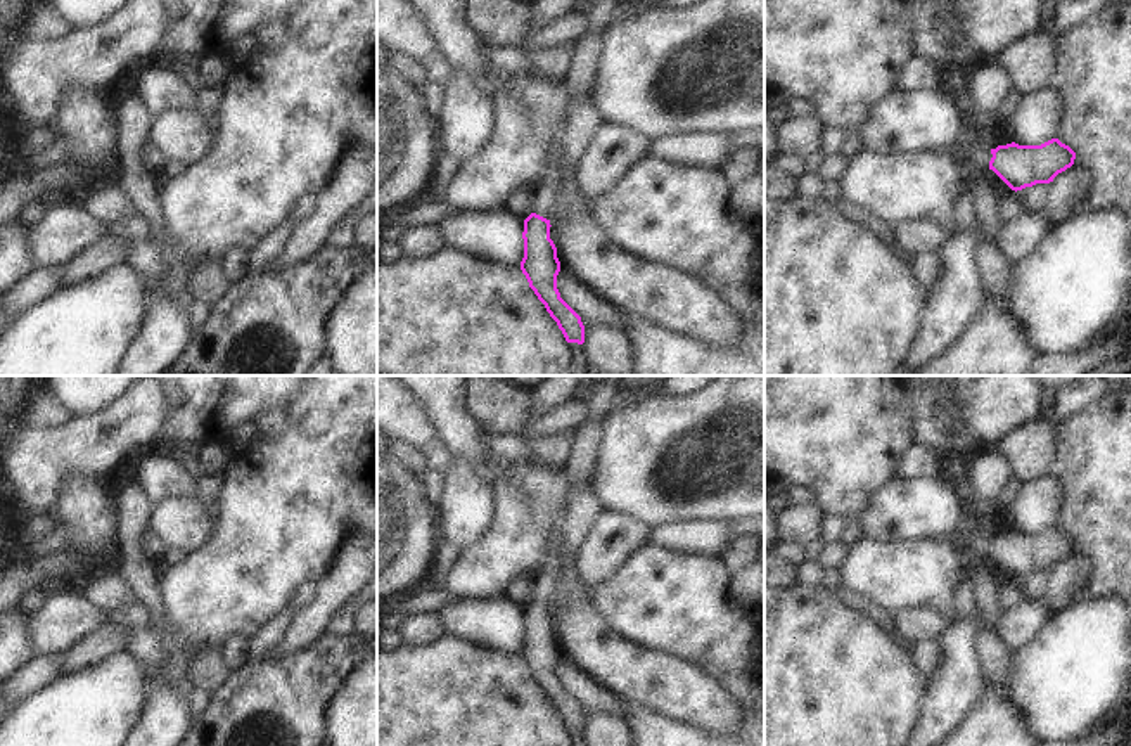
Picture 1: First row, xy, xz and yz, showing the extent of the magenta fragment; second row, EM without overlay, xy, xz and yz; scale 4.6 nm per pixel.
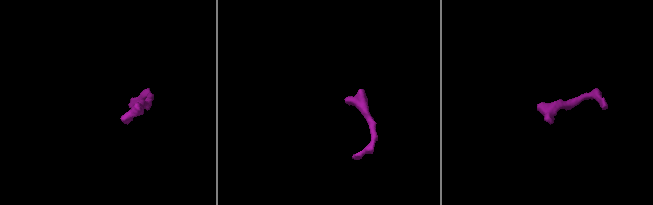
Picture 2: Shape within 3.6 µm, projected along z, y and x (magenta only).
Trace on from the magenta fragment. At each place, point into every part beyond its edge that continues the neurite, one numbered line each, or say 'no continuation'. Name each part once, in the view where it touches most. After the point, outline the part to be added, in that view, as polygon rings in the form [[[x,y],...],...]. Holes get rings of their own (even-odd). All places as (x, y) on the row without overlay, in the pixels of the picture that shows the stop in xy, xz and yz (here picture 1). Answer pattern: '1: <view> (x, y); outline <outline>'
1: yz (977, 546); outline [[[982,531],[972,533],[965,538],[960,547],[967,559],[986,559],[989,557],[989,549],[993,542],[991,537],[984,535]]]

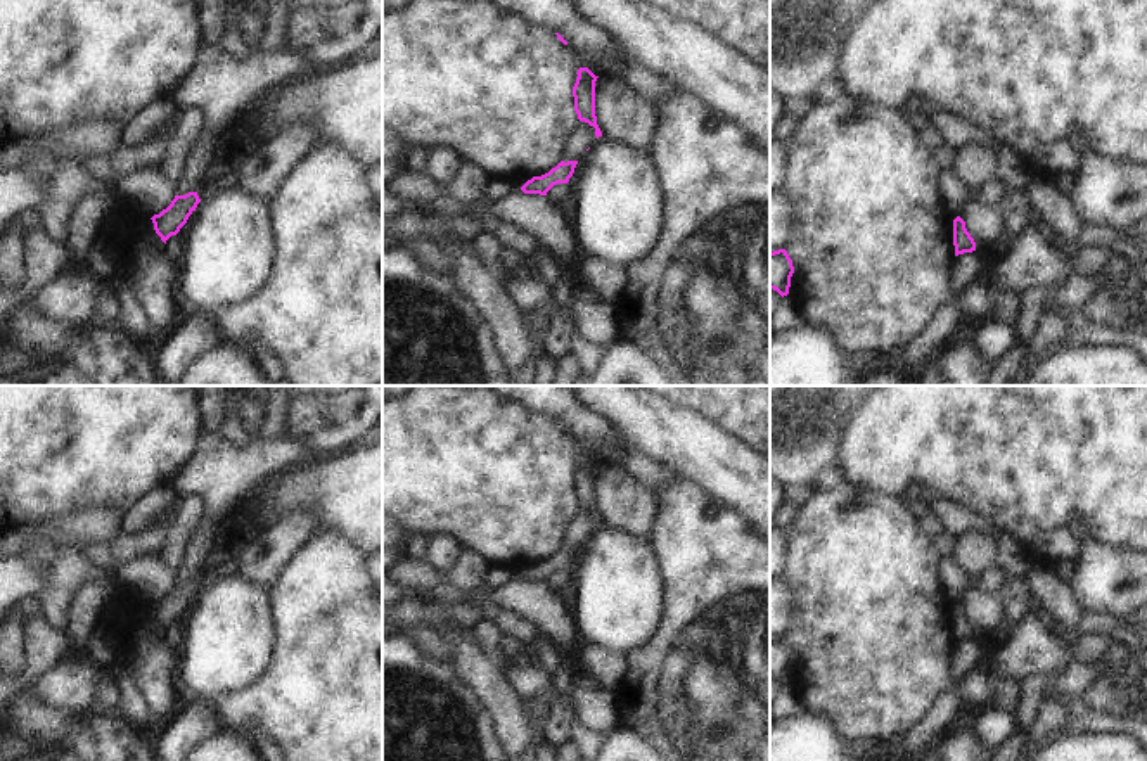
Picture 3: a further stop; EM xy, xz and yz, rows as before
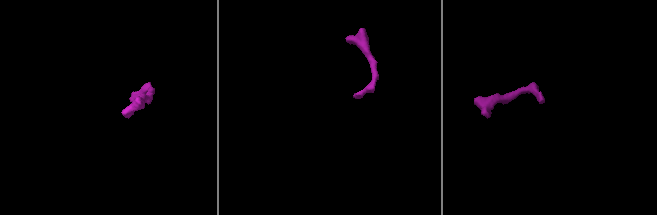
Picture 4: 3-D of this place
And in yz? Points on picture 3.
no continuation

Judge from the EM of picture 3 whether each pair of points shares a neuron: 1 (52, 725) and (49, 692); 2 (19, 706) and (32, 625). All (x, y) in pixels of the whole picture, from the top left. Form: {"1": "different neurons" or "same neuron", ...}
{"1": "different neurons", "2": "different neurons"}

